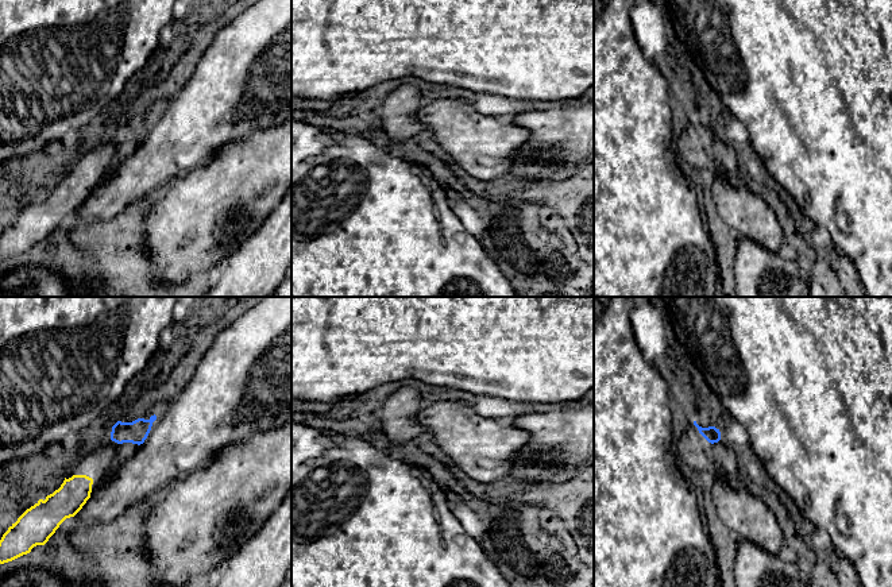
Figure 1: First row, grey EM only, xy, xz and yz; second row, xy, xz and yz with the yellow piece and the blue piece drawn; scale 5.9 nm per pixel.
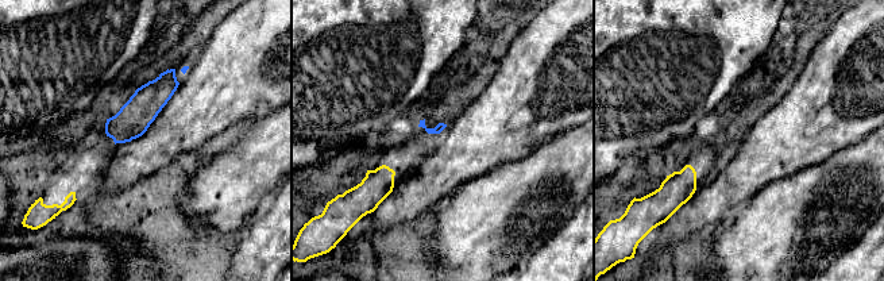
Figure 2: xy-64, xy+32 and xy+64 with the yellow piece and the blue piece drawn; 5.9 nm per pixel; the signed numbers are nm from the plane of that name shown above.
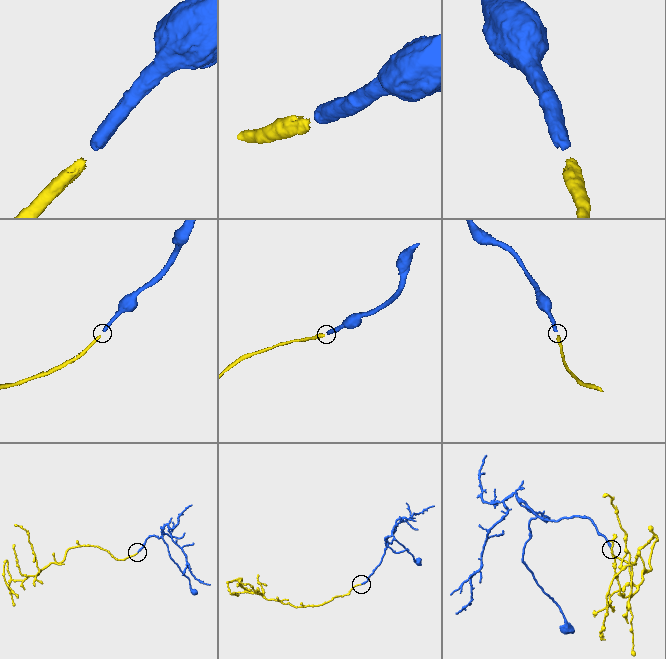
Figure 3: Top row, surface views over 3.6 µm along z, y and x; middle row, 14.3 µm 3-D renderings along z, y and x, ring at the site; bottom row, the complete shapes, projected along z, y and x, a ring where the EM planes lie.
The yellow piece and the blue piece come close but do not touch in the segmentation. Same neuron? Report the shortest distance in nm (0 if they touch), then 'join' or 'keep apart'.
260 nm apart; join

